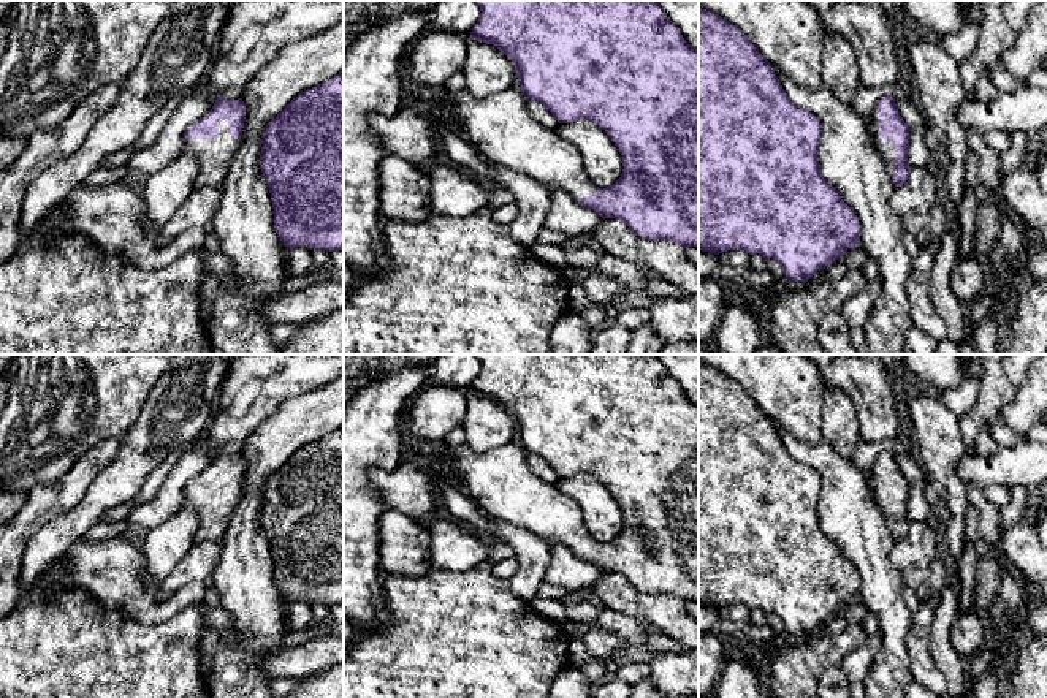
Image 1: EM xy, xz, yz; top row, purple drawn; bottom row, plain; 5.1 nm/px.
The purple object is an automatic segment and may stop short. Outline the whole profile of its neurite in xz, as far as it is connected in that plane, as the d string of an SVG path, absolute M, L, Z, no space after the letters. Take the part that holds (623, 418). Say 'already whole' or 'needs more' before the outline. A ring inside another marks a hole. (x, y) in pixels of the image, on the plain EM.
needs more; M475 355L480 361L480 374L470 386L470 393L493 399L504 407L516 424L521 438L520 448L501 448L485 454L477 454L466 445L447 446L445 451L436 451L439 462L448 459L453 473L448 480L463 489L472 503L489 519L508 522L523 527L543 540L558 541L573 551L586 563L596 565L602 573L615 573L626 578L634 589L646 595L670 595L681 601L699 601L699 405L692 402L681 389L680 383L667 372L657 355ZM526 454L540 456L559 478L577 475L596 476L616 499L622 510L624 524L621 532L607 543L599 543L588 532L581 510L575 500L565 497L554 483L539 478L527 465Z

